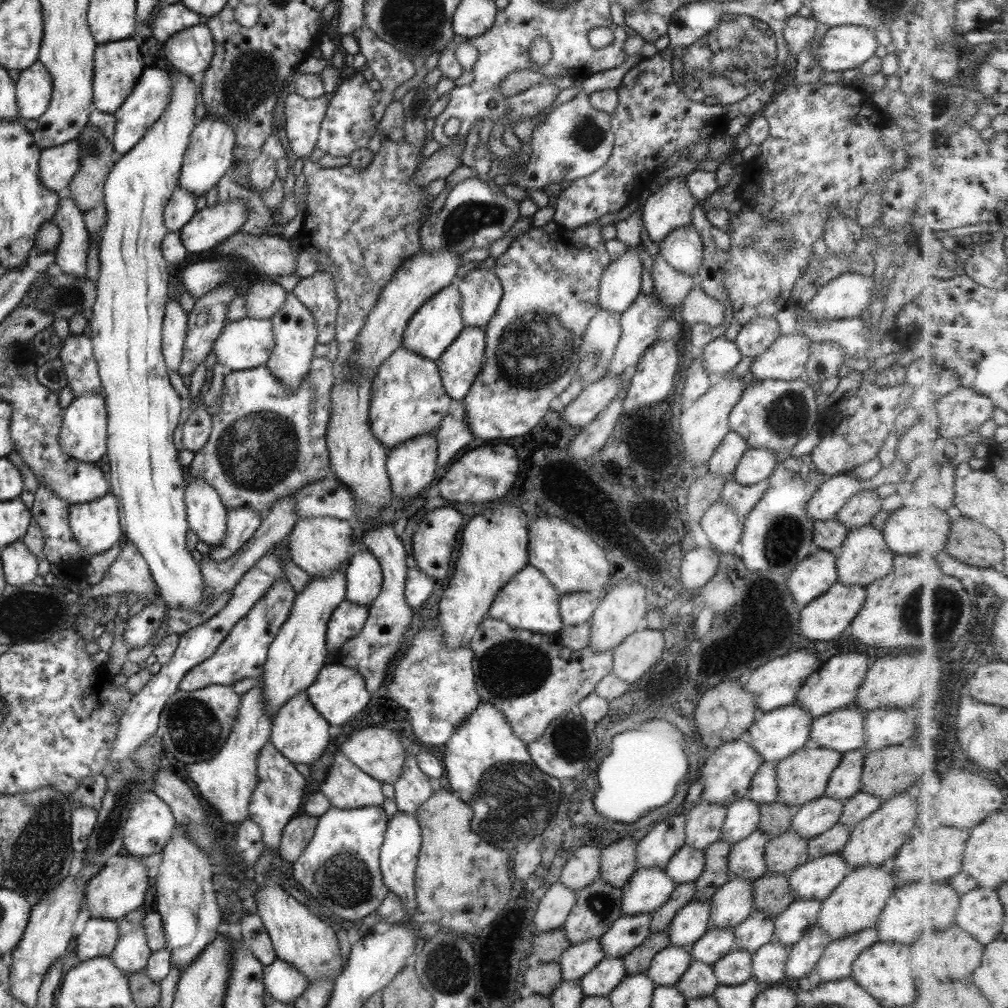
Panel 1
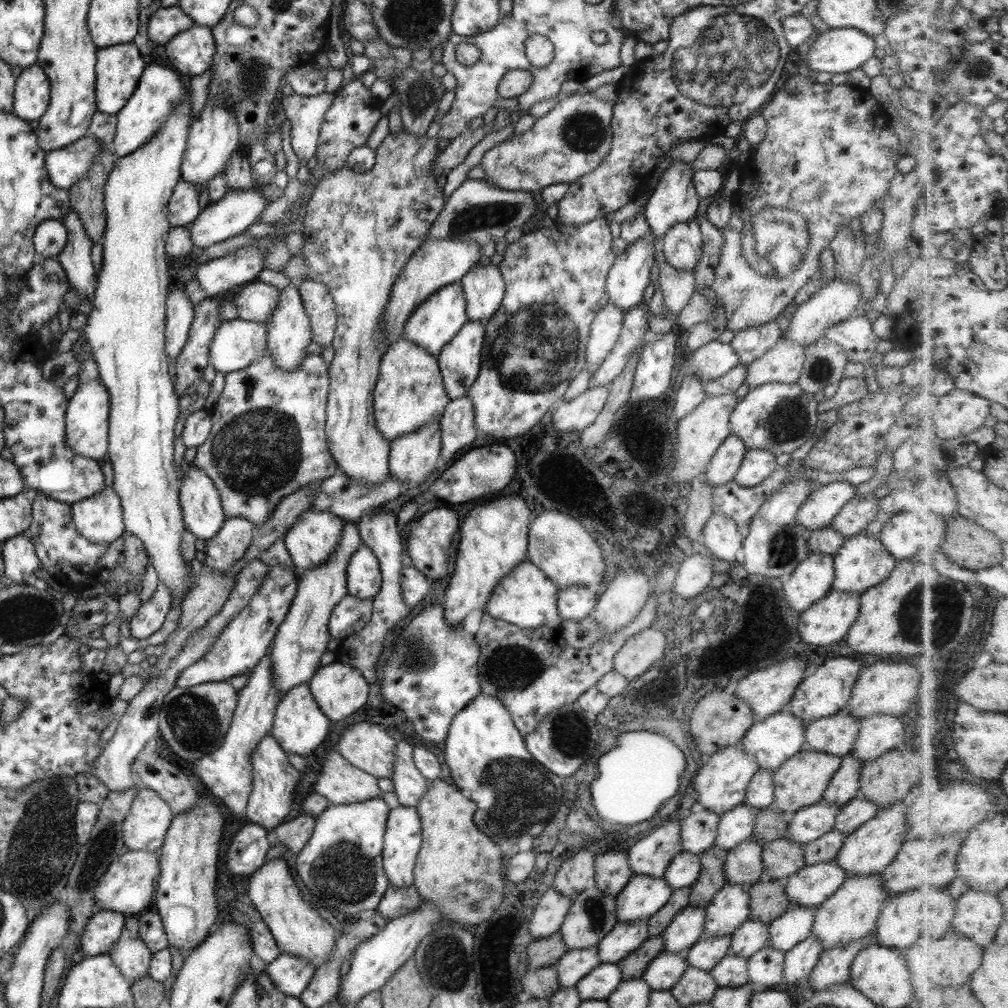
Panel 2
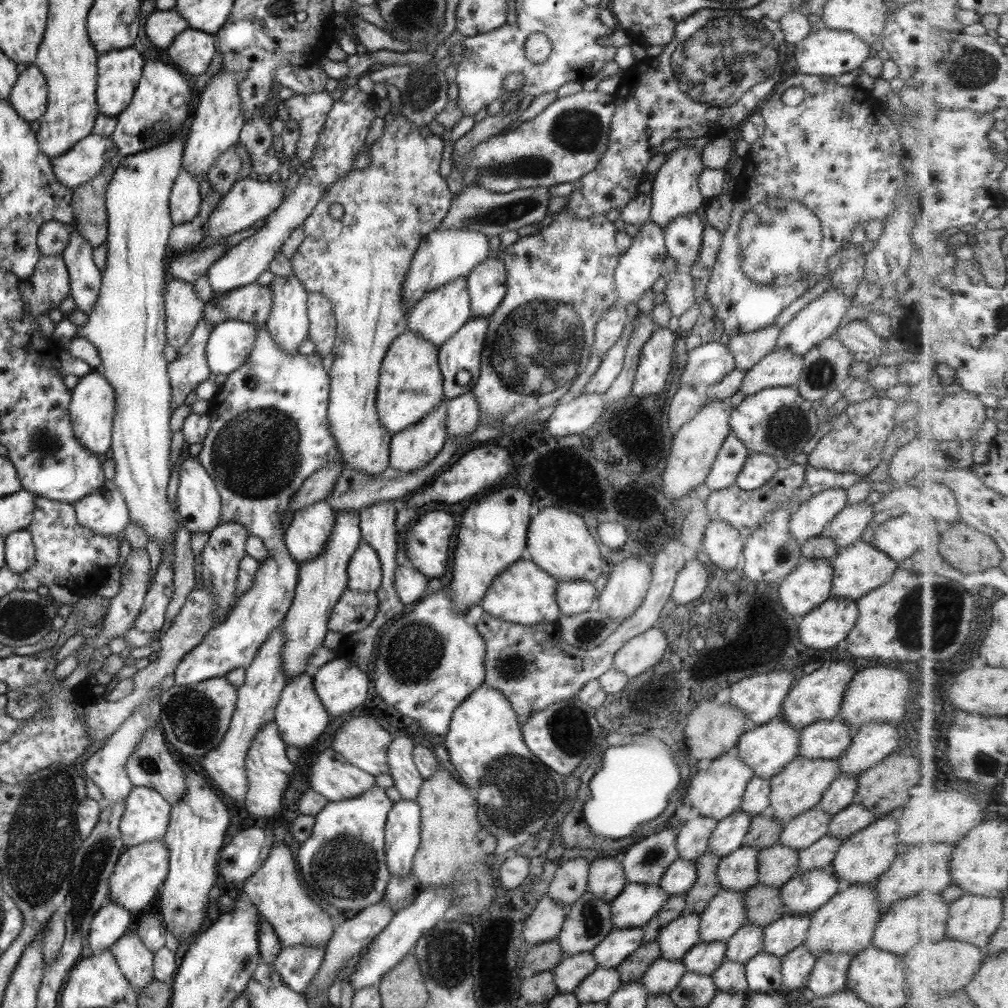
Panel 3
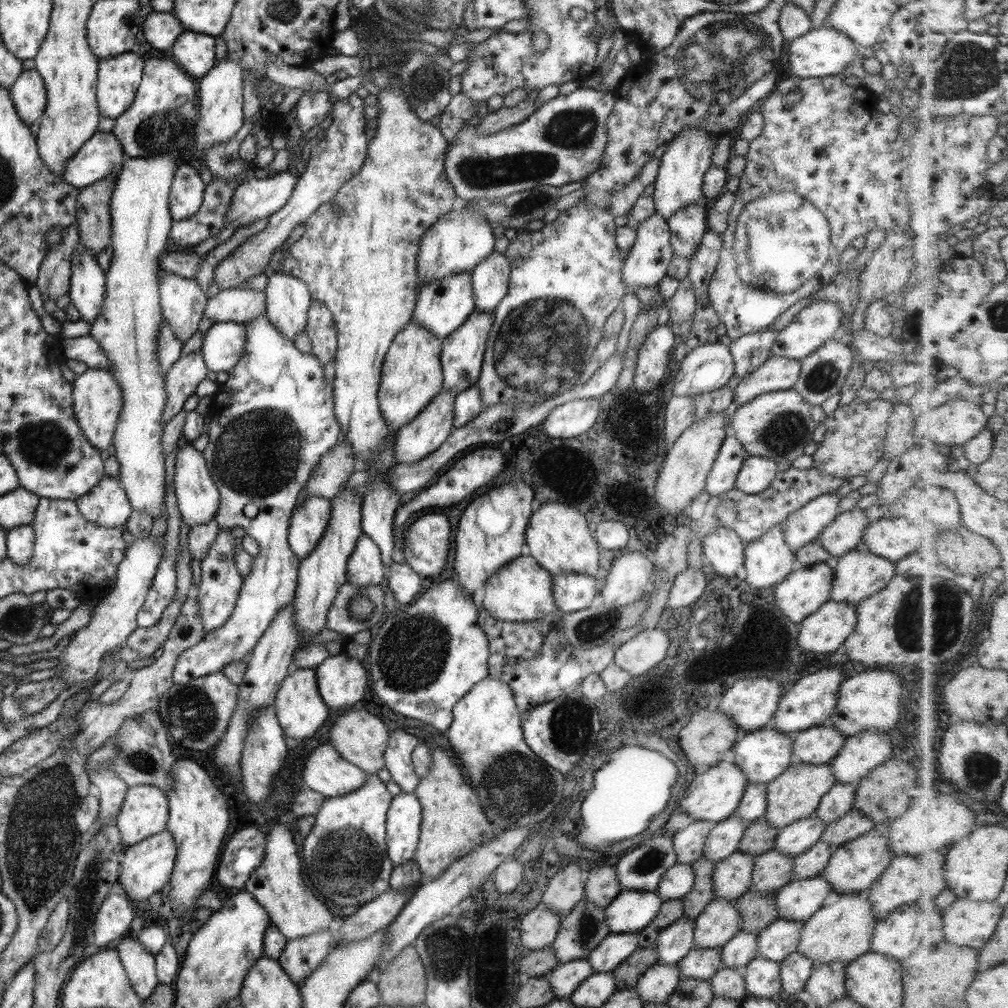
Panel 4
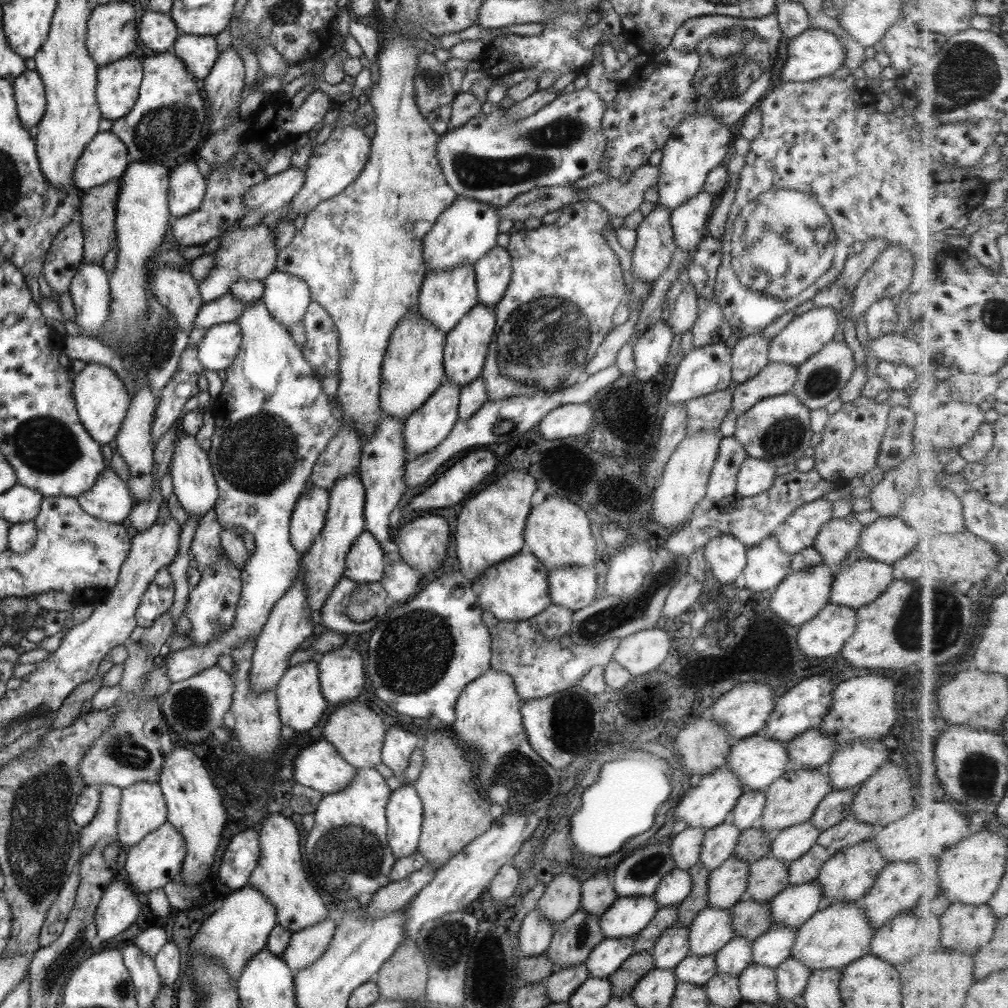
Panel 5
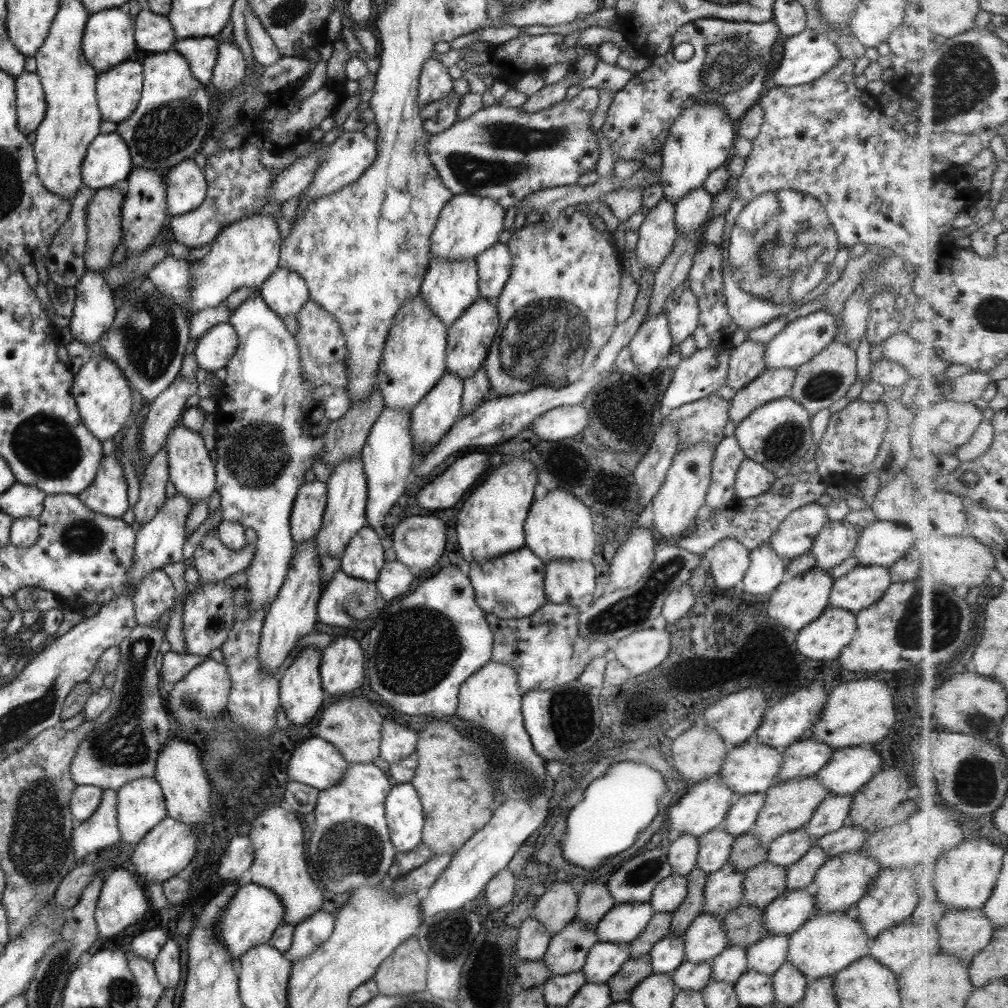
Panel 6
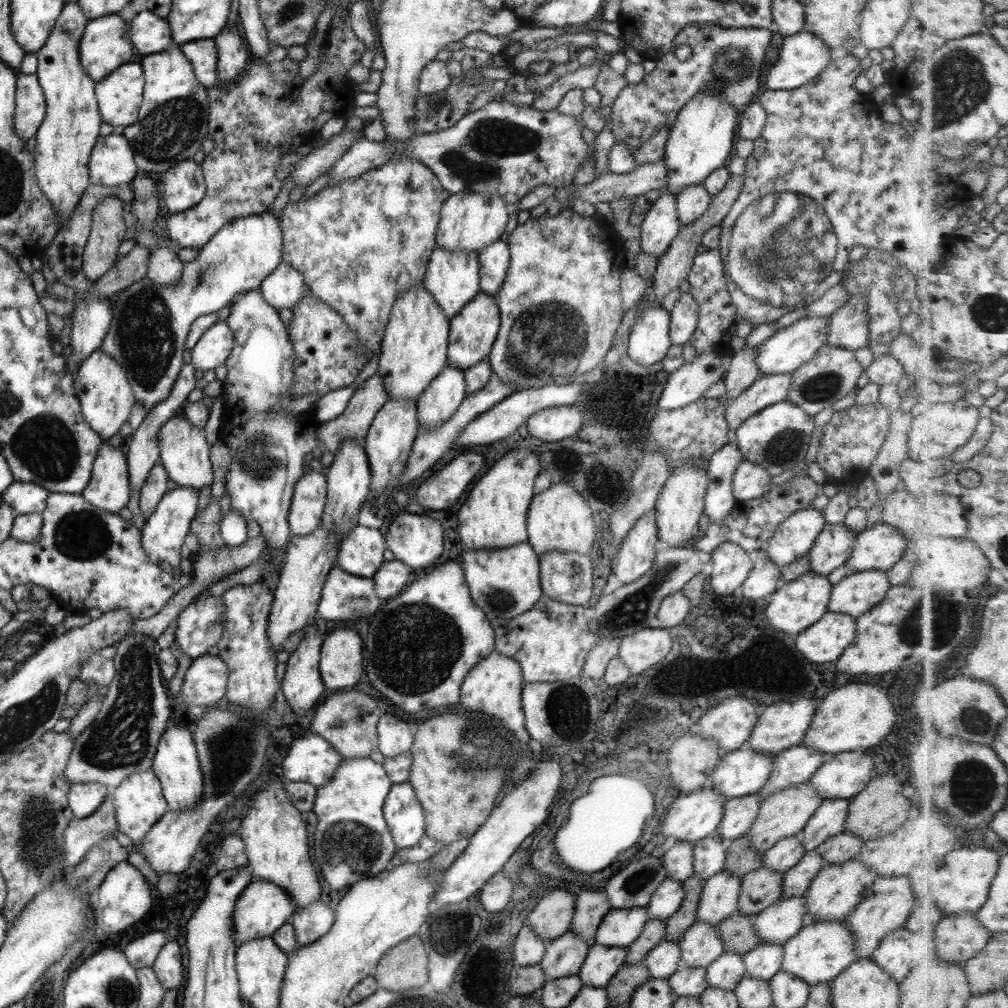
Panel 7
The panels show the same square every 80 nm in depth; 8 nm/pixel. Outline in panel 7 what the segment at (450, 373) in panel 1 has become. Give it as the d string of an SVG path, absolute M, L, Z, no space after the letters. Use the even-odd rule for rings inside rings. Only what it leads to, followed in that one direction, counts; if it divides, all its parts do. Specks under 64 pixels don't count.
M478 293L449 321L446 365L463 372L467 368L487 359L499 326L499 309L497 309L496 298L484 293Z

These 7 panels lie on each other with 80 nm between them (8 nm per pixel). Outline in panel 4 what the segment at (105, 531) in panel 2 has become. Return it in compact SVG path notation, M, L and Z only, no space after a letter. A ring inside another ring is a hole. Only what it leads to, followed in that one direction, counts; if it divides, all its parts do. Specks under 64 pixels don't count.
M104 474L94 486L74 500L83 520L103 528L121 528L132 511L116 477Z

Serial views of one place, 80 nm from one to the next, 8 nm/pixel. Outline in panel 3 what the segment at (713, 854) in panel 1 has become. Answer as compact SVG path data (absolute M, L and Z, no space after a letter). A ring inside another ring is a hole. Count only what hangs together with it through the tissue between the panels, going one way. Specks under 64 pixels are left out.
M707 851L694 860L696 879L692 887L684 893L684 913L703 913L709 900L722 890L716 875L719 861L719 857Z

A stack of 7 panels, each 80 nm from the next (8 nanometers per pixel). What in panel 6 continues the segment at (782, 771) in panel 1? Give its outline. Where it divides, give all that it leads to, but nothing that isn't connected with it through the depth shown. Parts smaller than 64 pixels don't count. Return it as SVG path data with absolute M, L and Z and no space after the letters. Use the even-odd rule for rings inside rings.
M813 775L807 778L793 778L793 780L778 781L765 793L764 804L757 814L757 821L750 832L762 844L768 845L780 834L797 830L809 822L817 806L828 795L827 790L819 784Z

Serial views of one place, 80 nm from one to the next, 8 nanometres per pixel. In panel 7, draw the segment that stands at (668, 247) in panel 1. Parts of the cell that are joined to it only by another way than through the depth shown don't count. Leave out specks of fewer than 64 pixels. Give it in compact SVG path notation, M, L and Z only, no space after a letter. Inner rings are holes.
M690 184L675 195L676 215L680 225L697 220L709 206L712 196L700 184Z

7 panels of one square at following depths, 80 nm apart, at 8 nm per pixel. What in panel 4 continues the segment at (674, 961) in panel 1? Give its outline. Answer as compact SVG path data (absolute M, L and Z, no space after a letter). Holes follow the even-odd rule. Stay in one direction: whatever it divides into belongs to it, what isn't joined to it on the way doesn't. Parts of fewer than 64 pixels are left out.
M659 964L645 969L634 987L645 1003L665 1003L675 992L680 981L679 967L676 964Z

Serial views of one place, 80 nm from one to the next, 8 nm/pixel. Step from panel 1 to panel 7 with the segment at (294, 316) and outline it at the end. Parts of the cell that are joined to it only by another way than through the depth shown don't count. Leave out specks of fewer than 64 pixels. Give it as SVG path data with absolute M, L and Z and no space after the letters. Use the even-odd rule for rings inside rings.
M282 262L261 281L257 290L275 311L283 308L293 309L305 294L310 293L302 276Z

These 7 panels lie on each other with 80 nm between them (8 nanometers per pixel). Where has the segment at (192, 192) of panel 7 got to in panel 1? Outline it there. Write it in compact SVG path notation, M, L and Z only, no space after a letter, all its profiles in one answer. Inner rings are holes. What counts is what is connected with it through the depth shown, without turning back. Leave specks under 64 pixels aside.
M177 187L163 209L163 224L167 232L178 231L194 215L196 197Z

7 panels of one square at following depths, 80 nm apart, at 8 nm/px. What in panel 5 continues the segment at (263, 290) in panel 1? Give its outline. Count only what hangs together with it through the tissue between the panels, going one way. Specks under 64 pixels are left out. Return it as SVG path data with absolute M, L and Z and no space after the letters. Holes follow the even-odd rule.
M230 293L219 296L217 300L202 304L193 320L193 328L207 330L217 324L235 323L247 307L249 303L239 302Z

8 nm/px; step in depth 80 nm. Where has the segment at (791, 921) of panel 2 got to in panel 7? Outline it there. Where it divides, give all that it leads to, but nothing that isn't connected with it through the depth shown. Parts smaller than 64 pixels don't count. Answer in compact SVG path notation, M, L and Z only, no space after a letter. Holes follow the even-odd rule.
M761 943L742 955L747 977L768 981L782 963L782 945Z

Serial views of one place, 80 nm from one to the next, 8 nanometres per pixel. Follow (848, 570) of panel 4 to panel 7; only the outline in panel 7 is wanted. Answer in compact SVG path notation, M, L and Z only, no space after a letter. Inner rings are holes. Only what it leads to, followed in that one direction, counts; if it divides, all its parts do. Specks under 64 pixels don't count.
M886 571L853 572L831 585L828 610L857 618L857 616L861 616L864 612L881 602L885 598L885 593L889 590L889 587Z

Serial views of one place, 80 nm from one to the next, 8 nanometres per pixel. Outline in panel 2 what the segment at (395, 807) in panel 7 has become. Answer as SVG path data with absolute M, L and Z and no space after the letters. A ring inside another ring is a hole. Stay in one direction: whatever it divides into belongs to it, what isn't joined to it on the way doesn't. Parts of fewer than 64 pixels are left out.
M415 807L390 810L382 840L382 869L395 888L413 884L413 869L421 843L420 821Z

